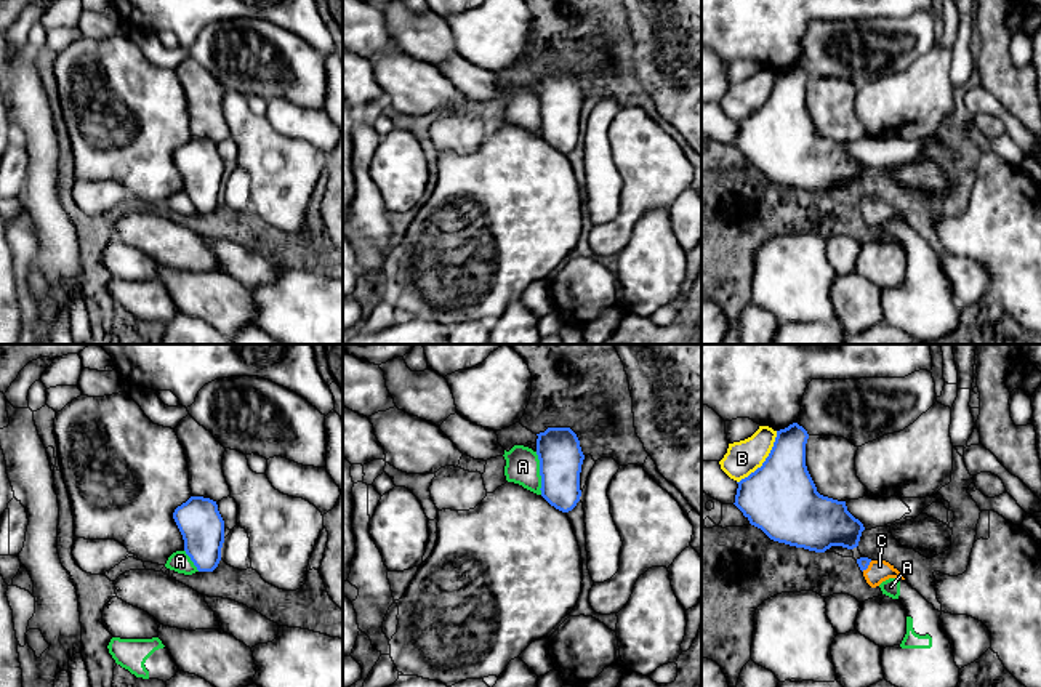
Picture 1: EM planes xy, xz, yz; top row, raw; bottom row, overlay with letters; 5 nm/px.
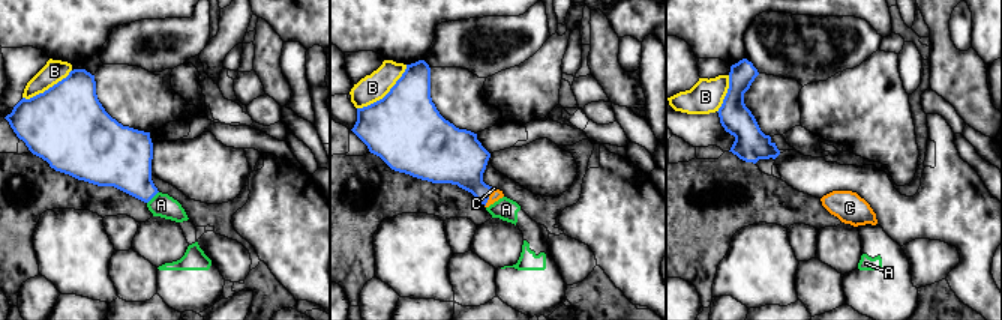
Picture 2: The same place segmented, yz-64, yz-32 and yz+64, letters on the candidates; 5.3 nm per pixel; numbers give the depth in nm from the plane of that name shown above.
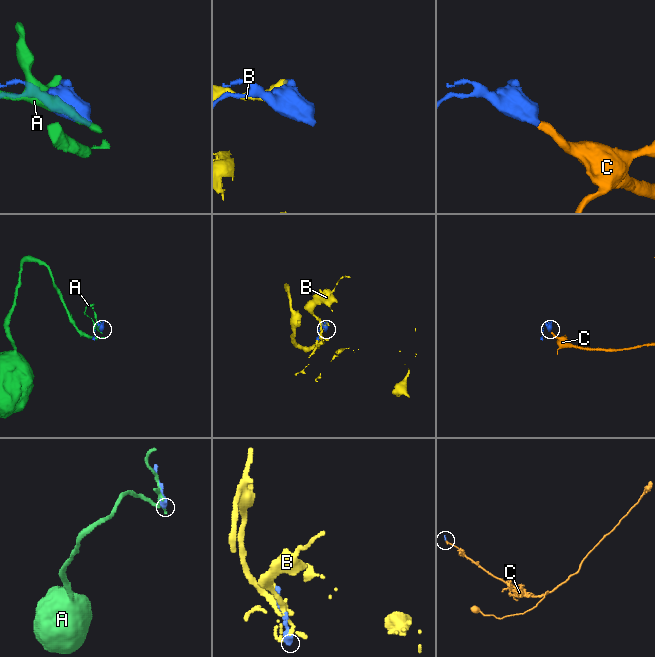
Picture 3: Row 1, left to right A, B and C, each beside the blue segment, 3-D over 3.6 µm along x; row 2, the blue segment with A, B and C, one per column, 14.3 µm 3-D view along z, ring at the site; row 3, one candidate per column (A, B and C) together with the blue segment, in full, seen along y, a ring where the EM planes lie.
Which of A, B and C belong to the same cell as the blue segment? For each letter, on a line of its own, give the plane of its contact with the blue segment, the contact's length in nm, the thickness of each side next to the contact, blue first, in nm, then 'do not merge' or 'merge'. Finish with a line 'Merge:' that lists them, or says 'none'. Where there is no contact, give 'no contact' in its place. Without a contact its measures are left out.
A: xz | 220 nm | 220/180 nm | do not merge
B: yz | 340 nm | 360/170 nm | do not merge
C: yz | 80 nm | 60/120 nm | merge
Merge: C

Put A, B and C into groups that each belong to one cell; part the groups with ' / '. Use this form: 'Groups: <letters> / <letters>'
Groups: A / B / C

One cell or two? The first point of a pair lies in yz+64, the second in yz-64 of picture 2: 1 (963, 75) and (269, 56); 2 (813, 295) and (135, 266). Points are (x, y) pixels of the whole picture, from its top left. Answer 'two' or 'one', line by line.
1: one
2: one

